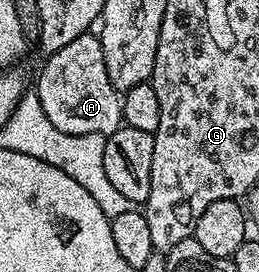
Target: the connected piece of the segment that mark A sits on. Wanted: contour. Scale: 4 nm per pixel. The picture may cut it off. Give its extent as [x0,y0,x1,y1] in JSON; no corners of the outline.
[34,32,122,138]

